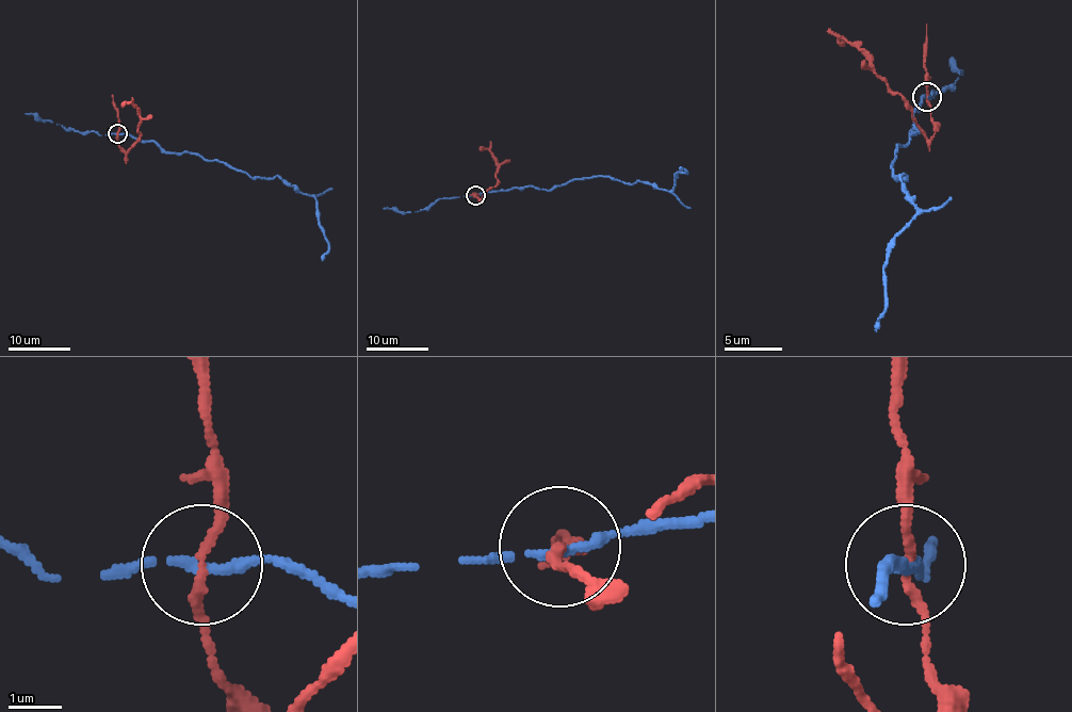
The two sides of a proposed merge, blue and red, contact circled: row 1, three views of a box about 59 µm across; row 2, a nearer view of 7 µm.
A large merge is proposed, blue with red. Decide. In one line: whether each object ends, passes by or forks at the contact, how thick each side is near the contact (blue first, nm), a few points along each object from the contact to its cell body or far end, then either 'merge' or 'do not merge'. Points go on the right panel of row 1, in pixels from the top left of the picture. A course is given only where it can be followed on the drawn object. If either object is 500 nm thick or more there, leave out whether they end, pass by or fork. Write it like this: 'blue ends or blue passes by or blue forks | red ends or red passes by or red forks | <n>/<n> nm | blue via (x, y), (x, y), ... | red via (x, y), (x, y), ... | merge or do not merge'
blue passes by | red passes by | 160/150 nm | blue via (927, 95), (910, 130), (919, 133), (892, 162), (919, 211), (887, 260), (875, 332) | red via (927, 95), (930, 135), (866, 58), (844, 37), (838, 44) | do not merge

